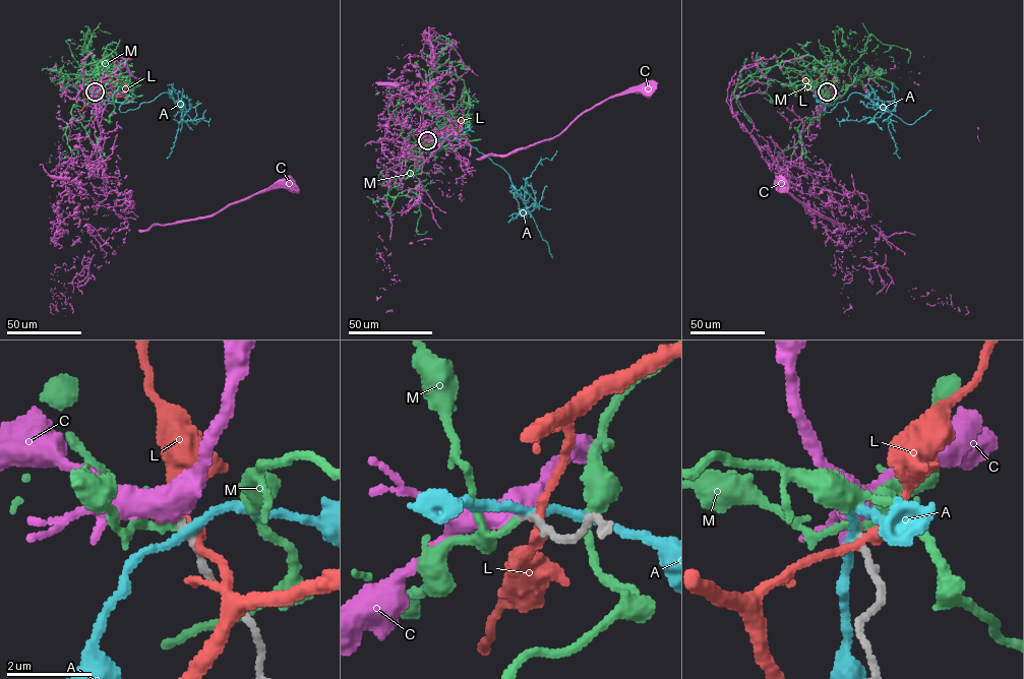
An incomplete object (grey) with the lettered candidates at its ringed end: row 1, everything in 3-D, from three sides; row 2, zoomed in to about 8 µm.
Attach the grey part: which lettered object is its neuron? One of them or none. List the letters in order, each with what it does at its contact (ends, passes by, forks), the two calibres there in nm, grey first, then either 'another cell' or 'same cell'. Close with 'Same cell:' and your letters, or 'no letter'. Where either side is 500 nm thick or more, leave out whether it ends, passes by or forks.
A: it passes by; 170 nm thick on the grey side, 180 nm on the other; another cell
C: 160 nm thick on the grey side, 500 nm on the other; another cell
L: it passes by; 200 nm thick on the grey side, 200 nm on the other; another cell
M: it passes by; 160 nm thick on the grey side, 110 nm on the other; same cell
Same cell: M

